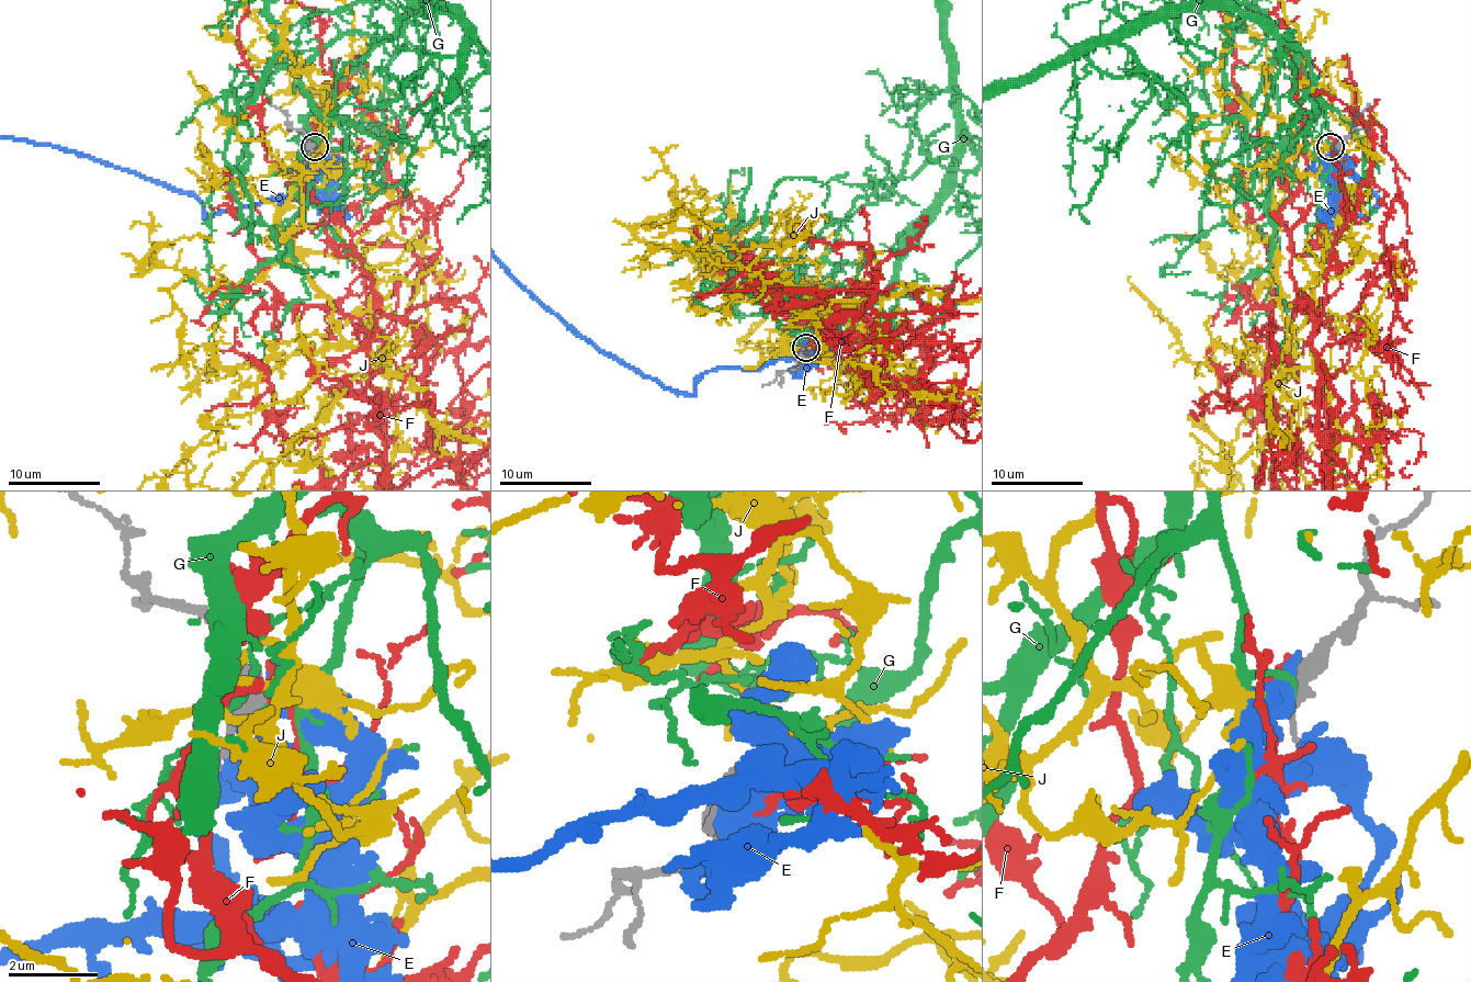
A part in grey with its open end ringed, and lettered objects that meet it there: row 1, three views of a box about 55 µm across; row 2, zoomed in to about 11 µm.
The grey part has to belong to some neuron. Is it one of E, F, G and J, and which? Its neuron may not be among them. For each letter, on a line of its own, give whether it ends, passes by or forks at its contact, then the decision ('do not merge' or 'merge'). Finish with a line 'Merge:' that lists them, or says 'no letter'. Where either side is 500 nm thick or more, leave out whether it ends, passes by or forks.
E: do not merge
F: it ends | do not merge
G: it ends | do not merge
J: it passes by | merge
Merge: J

